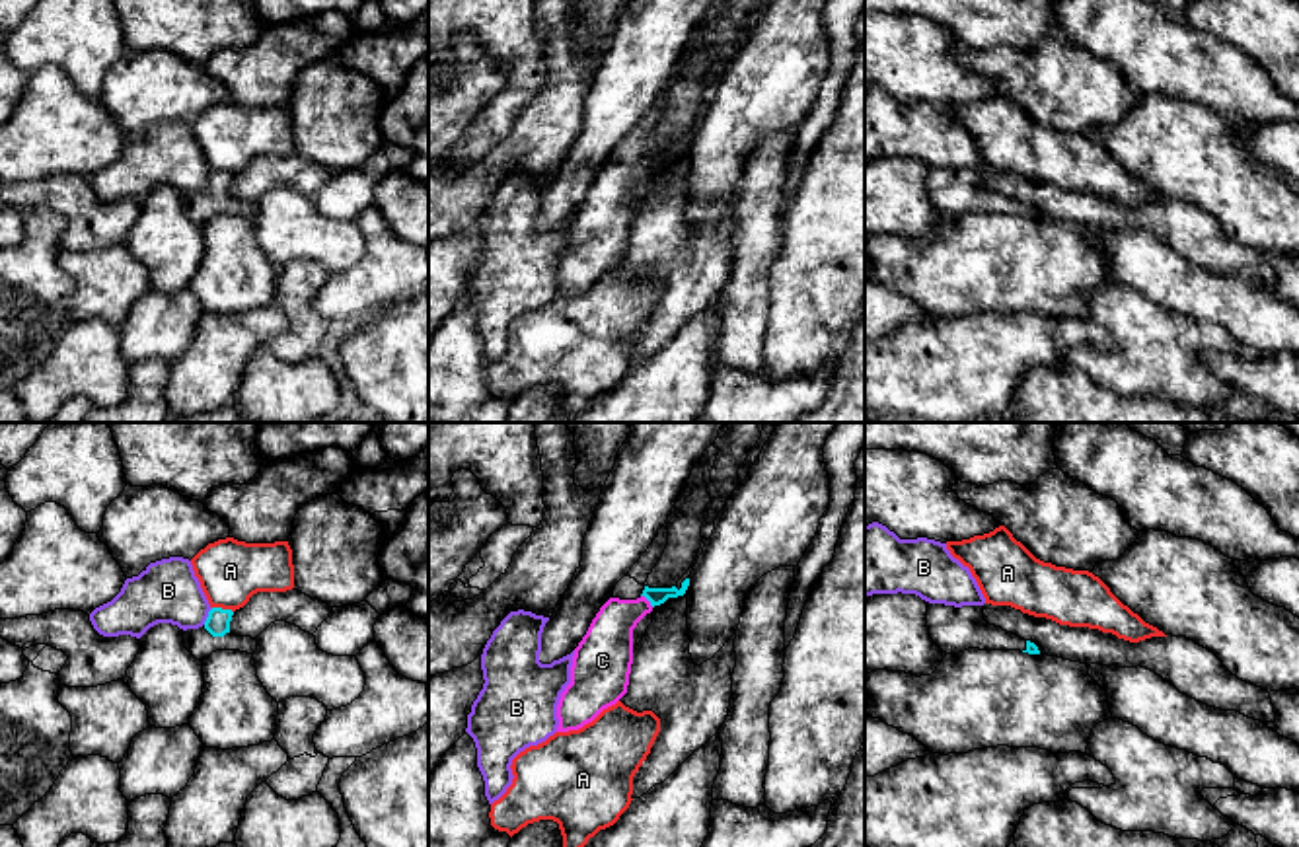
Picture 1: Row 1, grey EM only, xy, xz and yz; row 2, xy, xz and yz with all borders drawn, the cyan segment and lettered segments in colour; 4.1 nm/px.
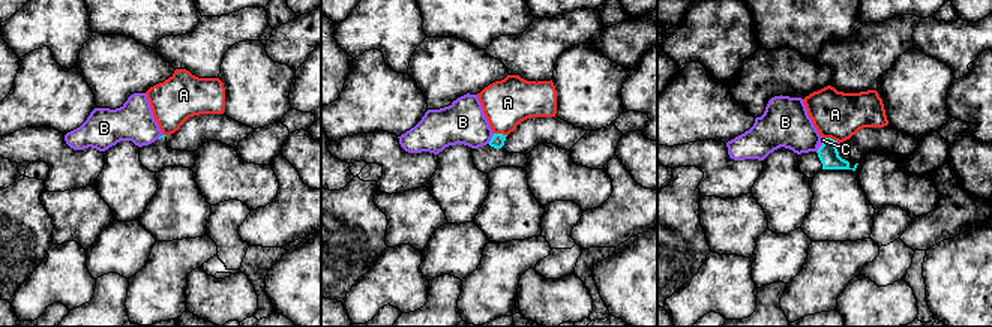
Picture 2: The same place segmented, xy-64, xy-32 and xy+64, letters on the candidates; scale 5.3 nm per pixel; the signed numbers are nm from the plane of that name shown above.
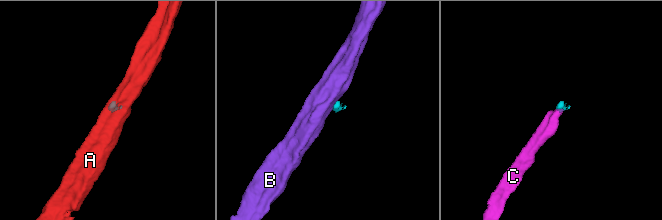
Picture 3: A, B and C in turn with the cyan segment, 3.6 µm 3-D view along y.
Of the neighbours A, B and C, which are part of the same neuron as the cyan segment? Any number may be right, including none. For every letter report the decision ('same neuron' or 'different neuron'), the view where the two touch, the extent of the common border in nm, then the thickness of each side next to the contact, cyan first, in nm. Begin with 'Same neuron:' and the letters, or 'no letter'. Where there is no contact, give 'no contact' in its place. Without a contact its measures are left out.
Same neuron: C
A: different neuron | xy | 90 nm | 100/260 nm
B: different neuron | xy | 80 nm | 100/260 nm
C: same neuron | xz | 80 nm | 70/200 nm

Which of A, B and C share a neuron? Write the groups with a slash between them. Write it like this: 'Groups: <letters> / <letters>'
Groups: A / B / C

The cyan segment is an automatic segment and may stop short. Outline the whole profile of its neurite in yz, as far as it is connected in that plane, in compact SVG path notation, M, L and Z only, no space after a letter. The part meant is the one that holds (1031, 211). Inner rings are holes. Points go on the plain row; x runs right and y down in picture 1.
M945 169L927 171L927 191L933 206L946 218L968 212L980 214L1021 214L1040 218L1038 210L984 183L984 169Z

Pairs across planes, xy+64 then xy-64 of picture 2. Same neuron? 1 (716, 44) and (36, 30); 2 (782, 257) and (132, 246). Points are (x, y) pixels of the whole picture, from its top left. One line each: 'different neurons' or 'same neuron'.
1: same neuron
2: same neuron

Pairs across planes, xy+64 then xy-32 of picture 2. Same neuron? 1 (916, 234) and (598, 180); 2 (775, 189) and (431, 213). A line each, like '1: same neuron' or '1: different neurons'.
1: different neurons
2: different neurons

